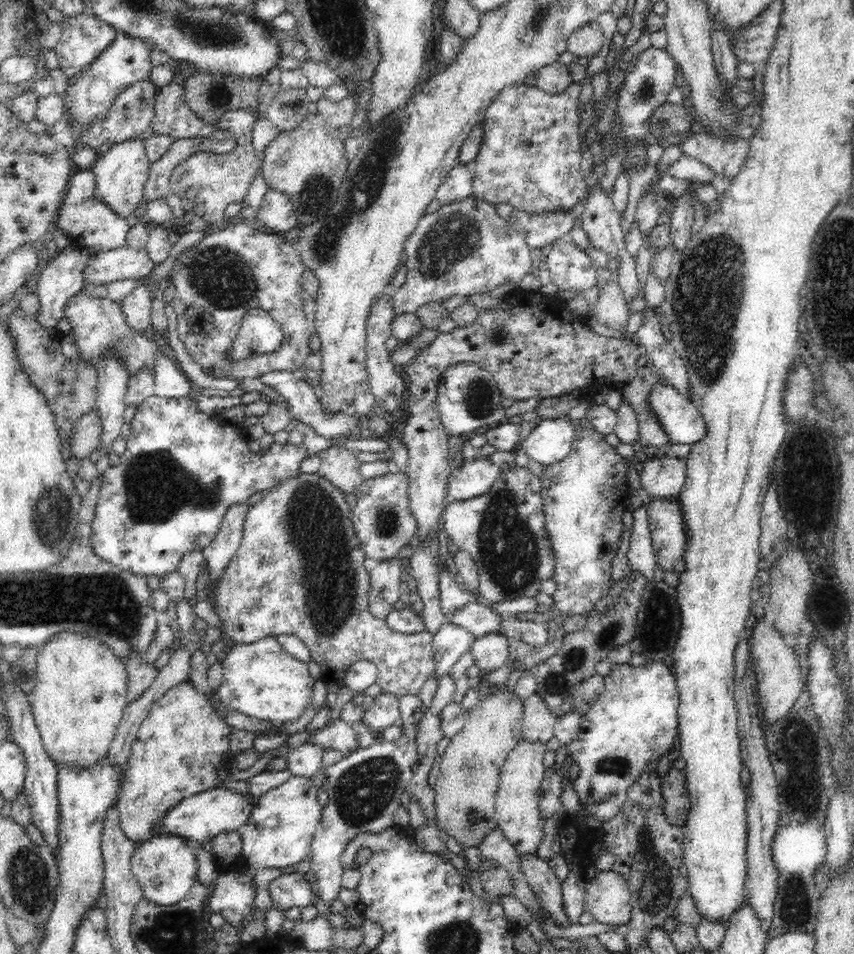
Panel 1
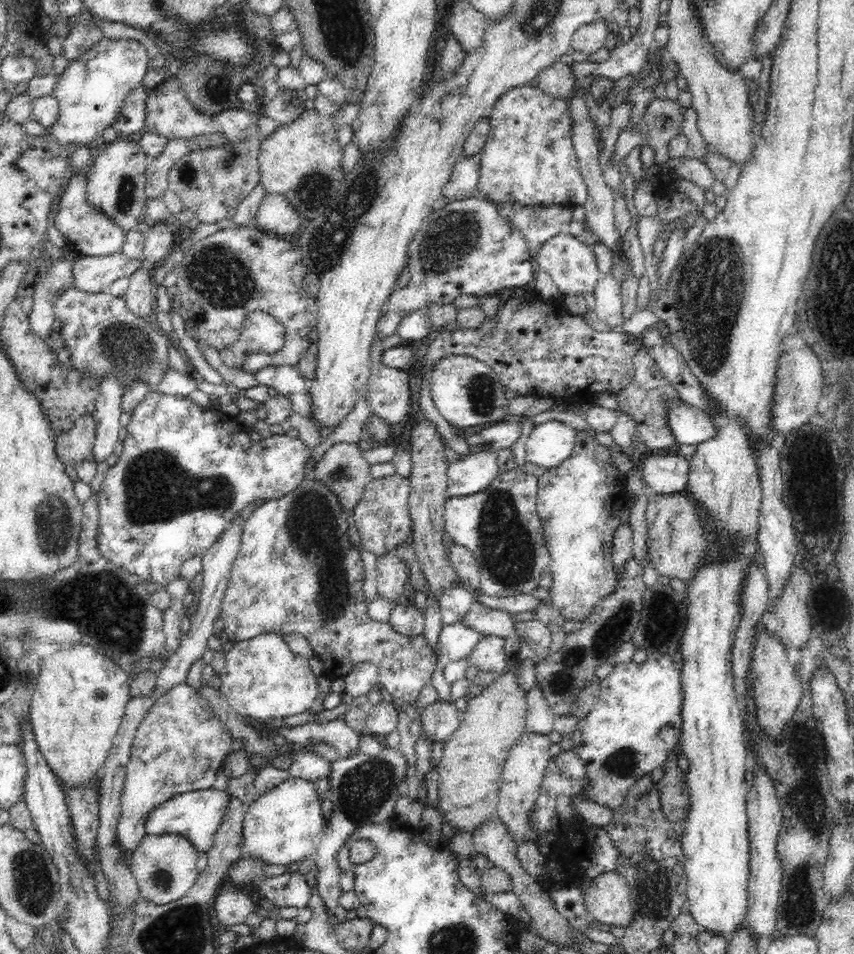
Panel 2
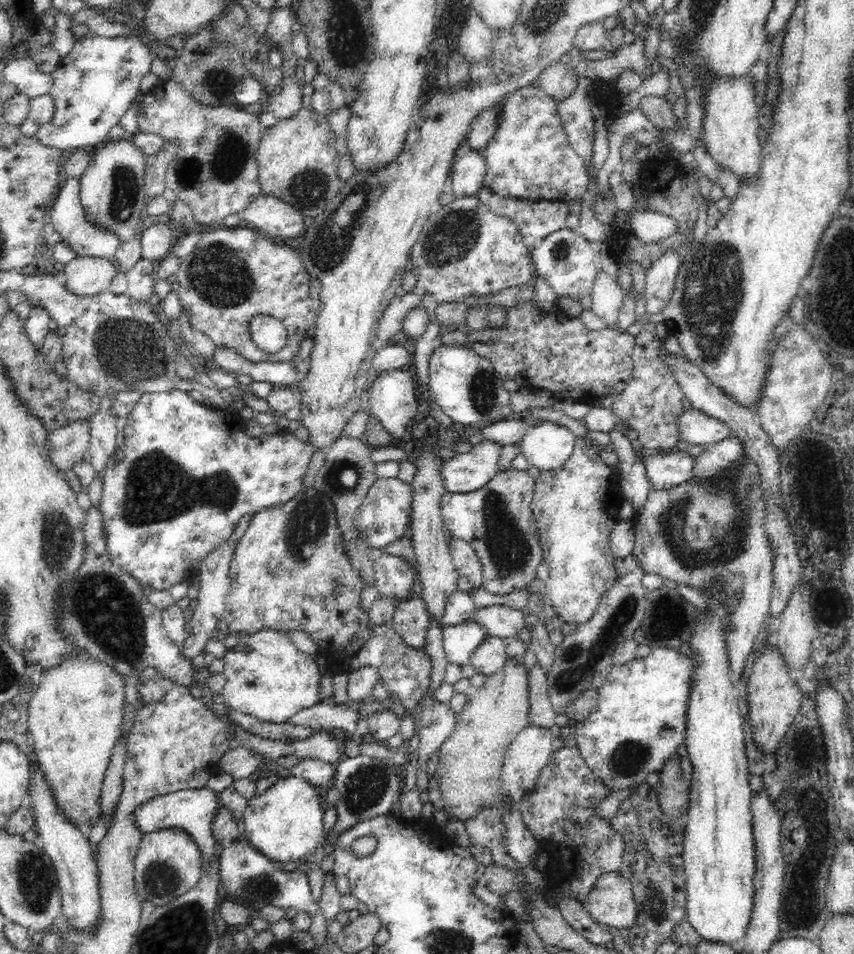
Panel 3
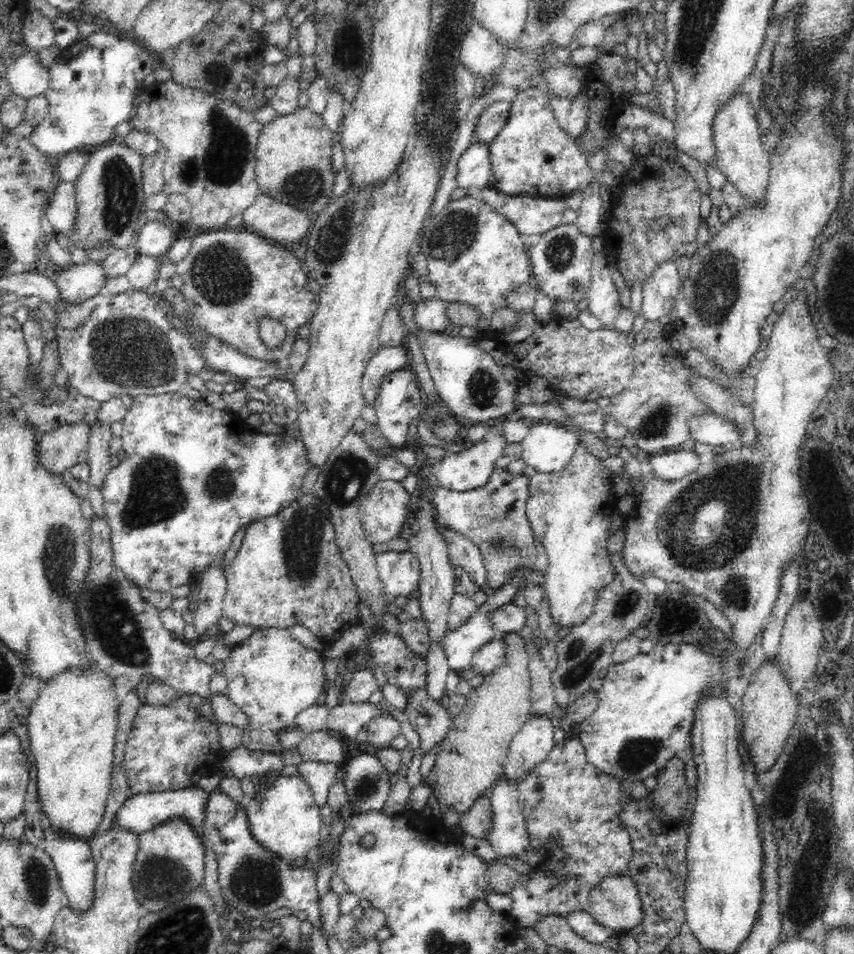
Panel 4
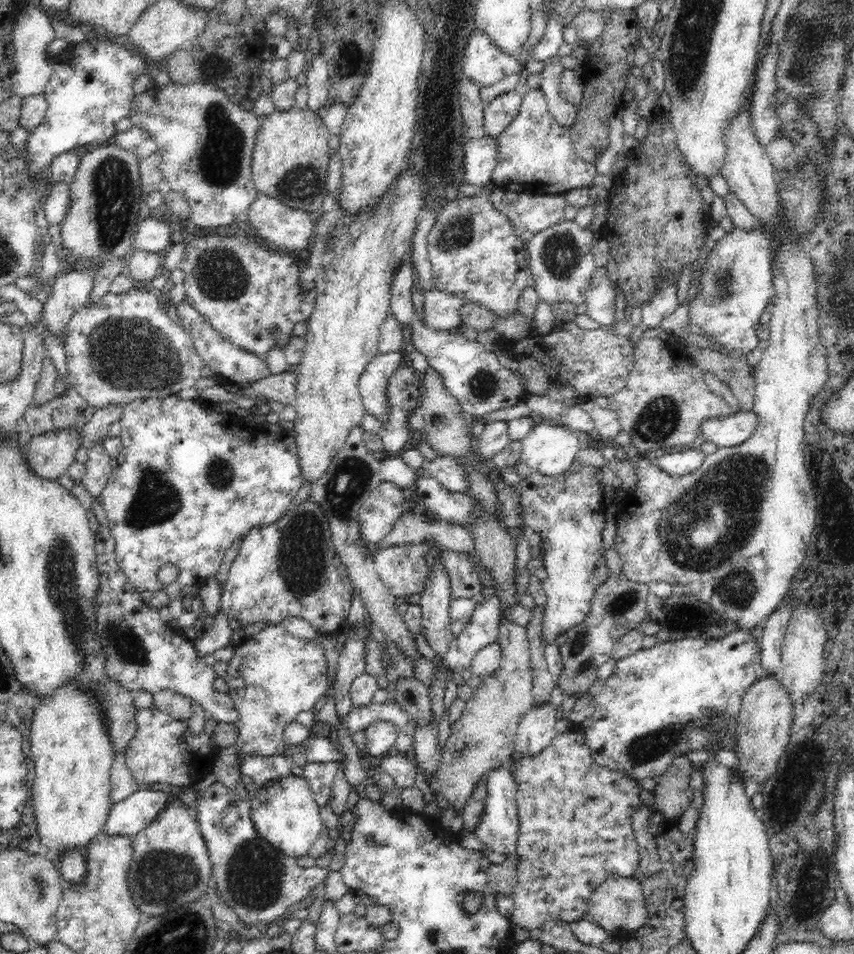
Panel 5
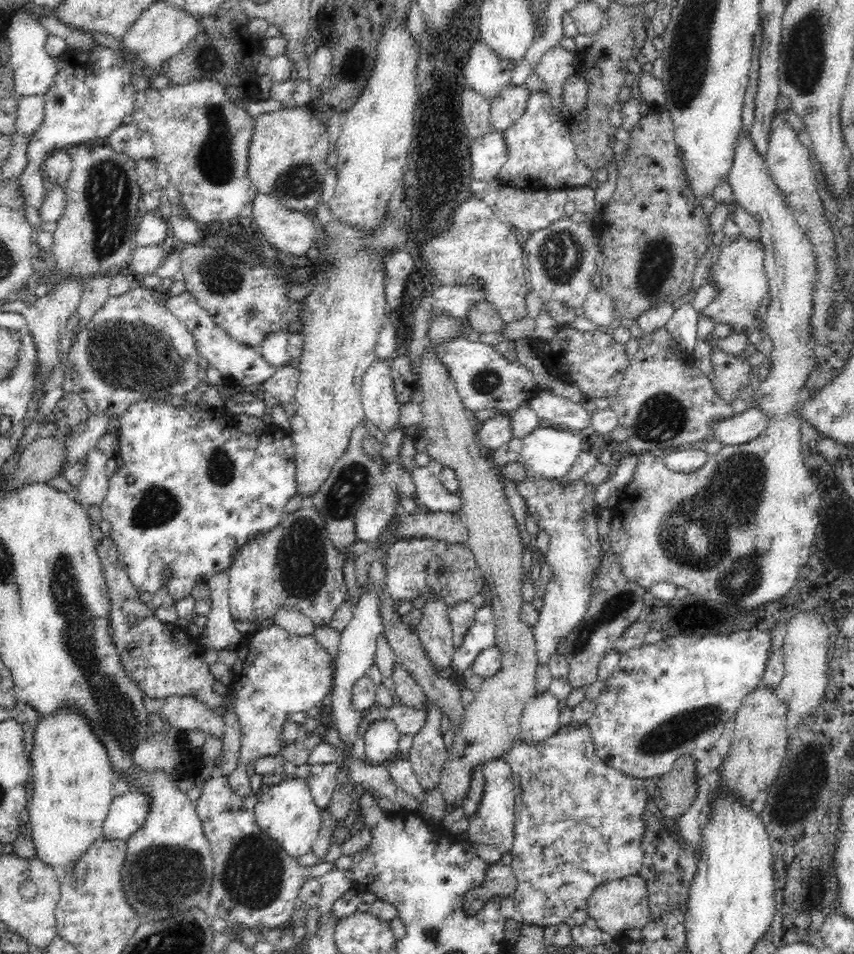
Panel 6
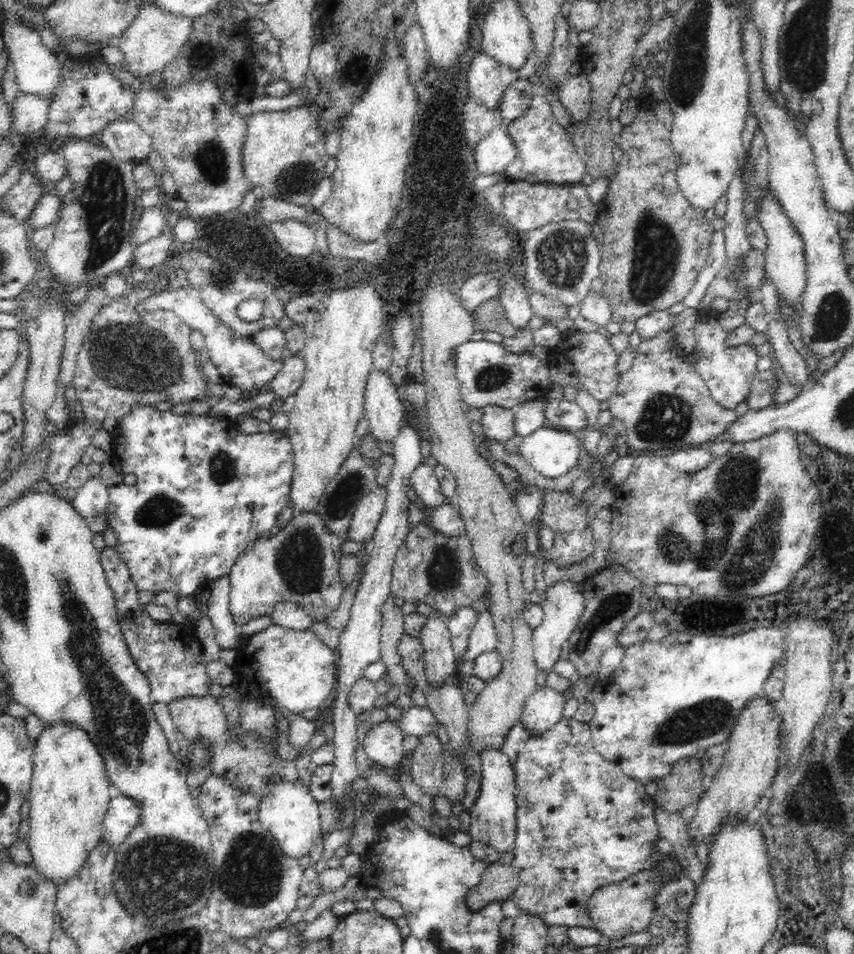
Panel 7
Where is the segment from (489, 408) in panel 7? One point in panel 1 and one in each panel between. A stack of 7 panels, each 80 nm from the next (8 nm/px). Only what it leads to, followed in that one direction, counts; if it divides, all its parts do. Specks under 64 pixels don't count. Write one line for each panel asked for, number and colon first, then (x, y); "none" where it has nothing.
1: (474, 477)
2: (469, 475)
3: (465, 472)
4: (469, 469)
5: (494, 437)
6: (495, 432)

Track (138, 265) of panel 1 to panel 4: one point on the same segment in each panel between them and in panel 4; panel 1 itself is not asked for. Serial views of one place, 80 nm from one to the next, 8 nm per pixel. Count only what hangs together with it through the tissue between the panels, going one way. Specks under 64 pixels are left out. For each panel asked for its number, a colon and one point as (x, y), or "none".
2: (94, 274)
3: (84, 275)
4: (78, 282)

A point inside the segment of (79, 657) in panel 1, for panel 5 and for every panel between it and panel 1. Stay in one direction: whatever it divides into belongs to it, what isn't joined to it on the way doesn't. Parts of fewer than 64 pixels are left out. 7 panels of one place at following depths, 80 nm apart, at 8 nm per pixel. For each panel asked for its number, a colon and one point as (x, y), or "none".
2: (80, 699)
3: (75, 714)
4: (72, 725)
5: (72, 752)

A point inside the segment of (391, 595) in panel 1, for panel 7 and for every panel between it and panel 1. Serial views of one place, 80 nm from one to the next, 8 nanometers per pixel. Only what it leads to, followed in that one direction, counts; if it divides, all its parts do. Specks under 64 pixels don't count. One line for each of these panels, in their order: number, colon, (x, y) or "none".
2: (392, 574)
3: (395, 576)
4: (400, 574)
5: (403, 569)
6: (423, 568)
7: (442, 572)

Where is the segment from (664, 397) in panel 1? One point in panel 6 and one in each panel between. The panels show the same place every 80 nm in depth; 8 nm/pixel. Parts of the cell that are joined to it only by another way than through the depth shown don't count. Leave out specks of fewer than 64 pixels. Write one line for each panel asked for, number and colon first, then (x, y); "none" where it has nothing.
2: (691, 426)
3: (695, 427)
4: (711, 429)
5: (729, 431)
6: (739, 429)

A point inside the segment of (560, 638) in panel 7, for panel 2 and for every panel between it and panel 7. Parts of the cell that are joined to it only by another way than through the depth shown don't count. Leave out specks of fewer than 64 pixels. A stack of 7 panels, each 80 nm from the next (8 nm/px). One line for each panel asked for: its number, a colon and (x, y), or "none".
2: (579, 502)
3: (576, 507)
4: (570, 511)
5: (566, 510)
6: (568, 514)

